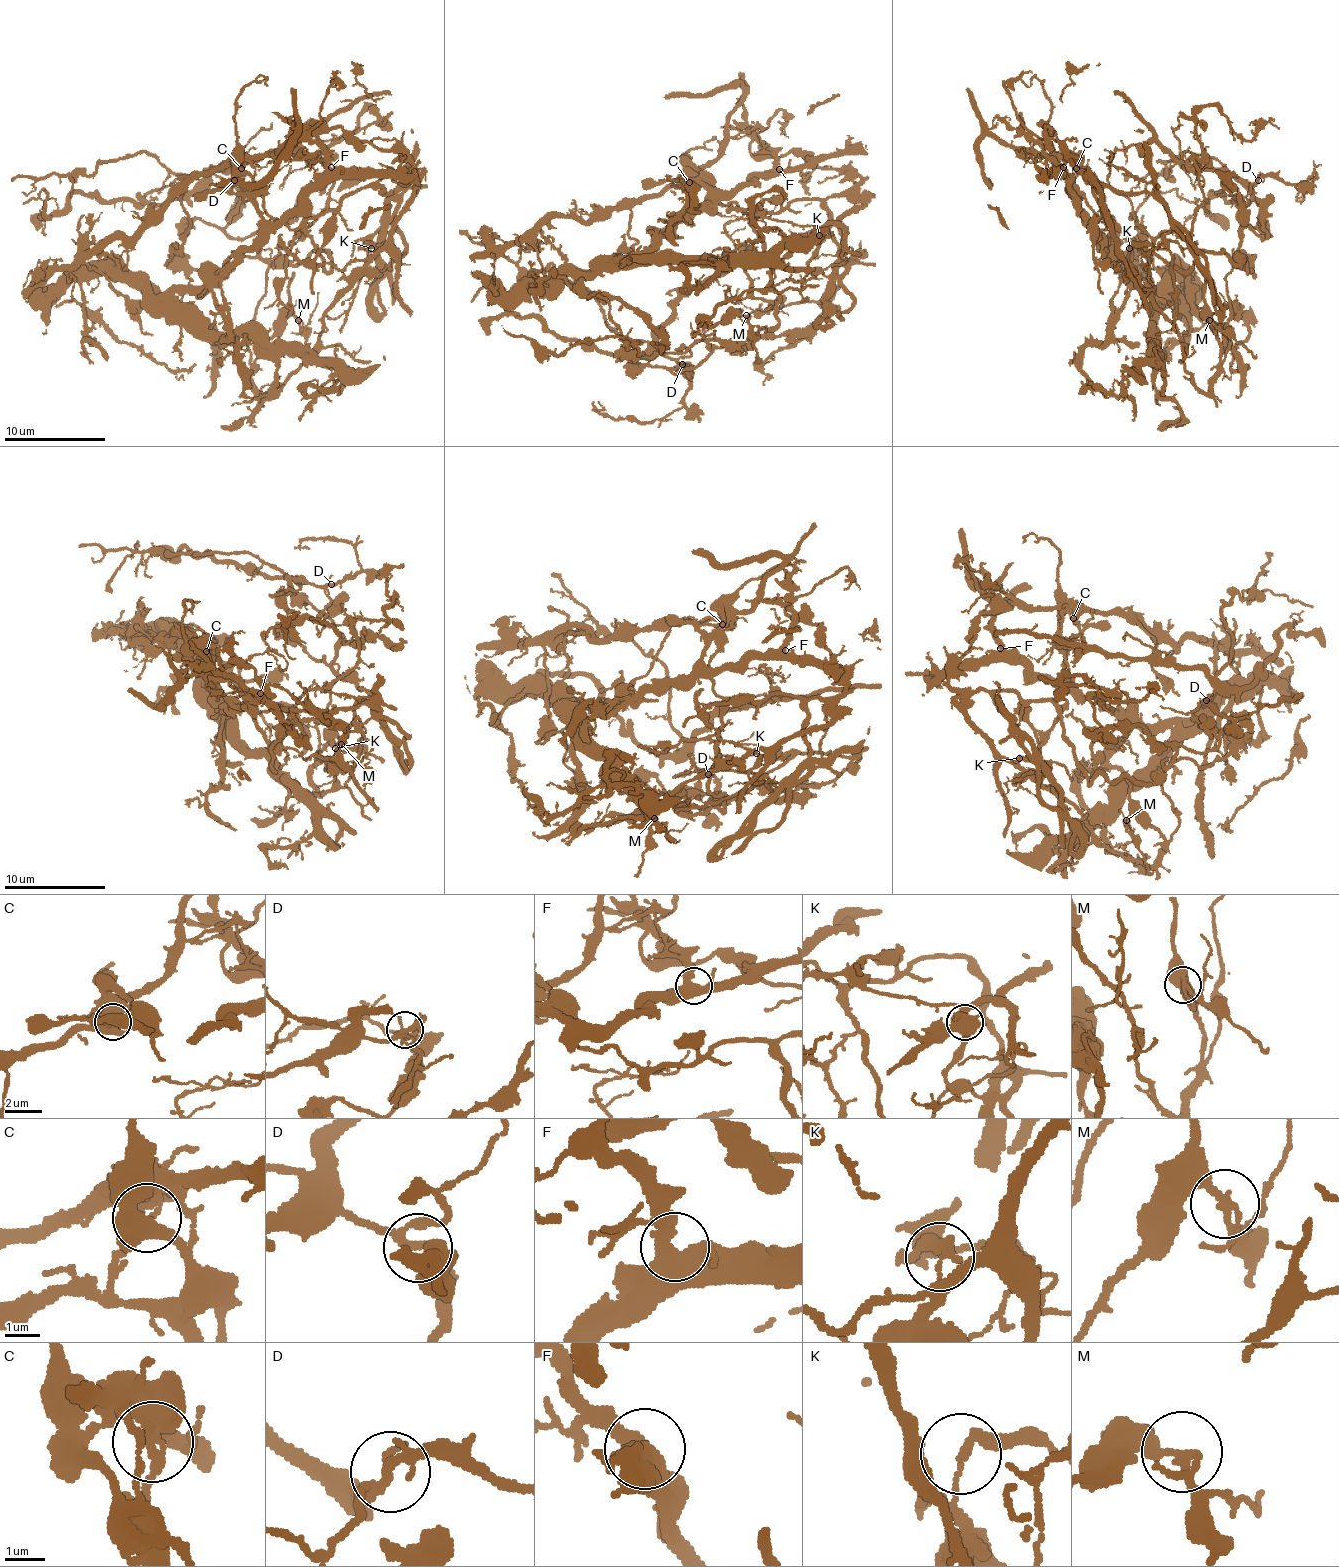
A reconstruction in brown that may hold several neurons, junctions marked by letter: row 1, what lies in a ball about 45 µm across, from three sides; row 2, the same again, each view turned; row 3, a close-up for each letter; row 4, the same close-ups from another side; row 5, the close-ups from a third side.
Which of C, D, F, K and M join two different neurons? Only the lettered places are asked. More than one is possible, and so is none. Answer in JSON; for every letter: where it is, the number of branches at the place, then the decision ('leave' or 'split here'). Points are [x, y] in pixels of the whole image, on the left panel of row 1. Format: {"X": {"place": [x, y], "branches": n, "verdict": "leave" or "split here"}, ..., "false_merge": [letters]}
{"C": {"place": [241, 168], "branches": 2, "verdict": "split here"}, "D": {"place": [234, 180], "branches": 3, "verdict": "leave"}, "F": {"place": [331, 167], "branches": 2, "verdict": "leave"}, "K": {"place": [371, 248], "branches": 2, "verdict": "split here"}, "M": {"place": [298, 320], "branches": 2, "verdict": "leave"}, "false_merge": ["C", "K"]}

